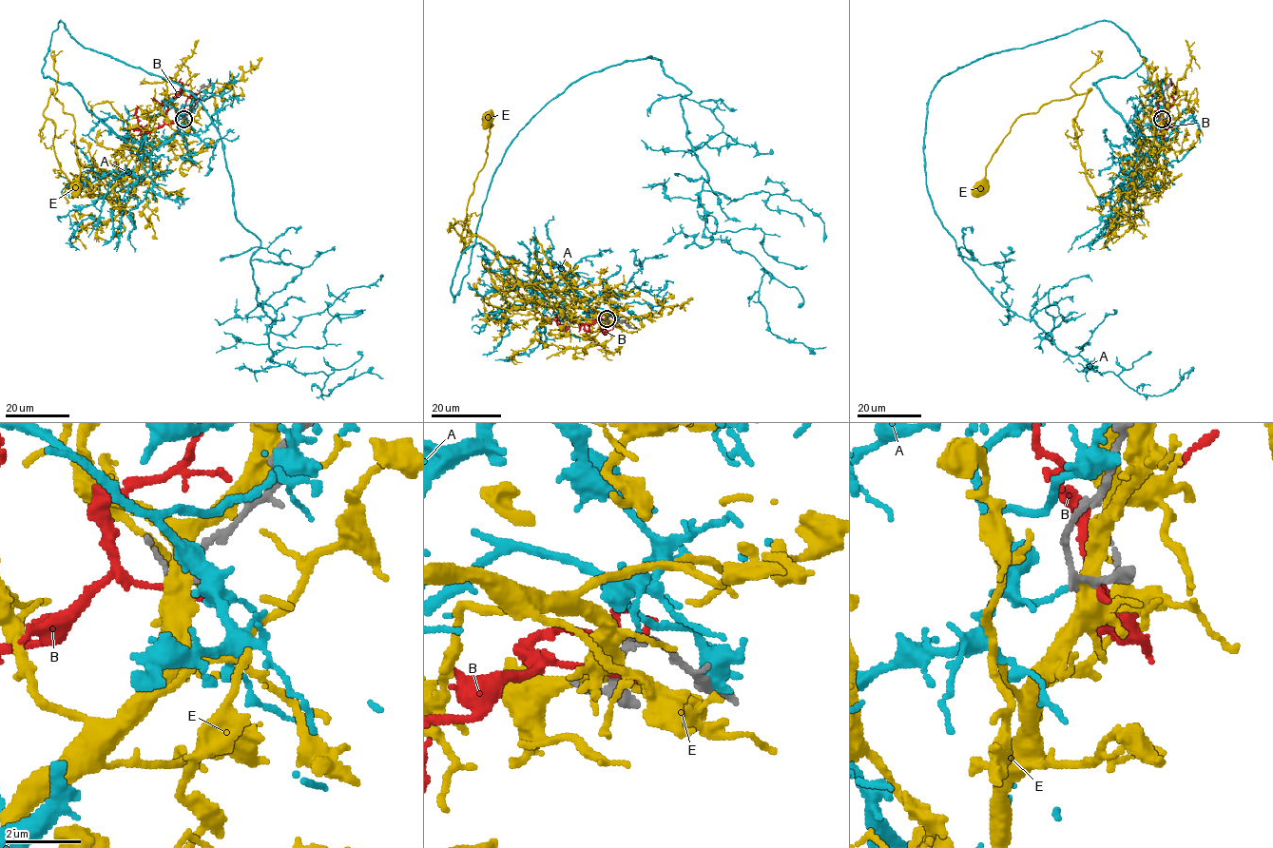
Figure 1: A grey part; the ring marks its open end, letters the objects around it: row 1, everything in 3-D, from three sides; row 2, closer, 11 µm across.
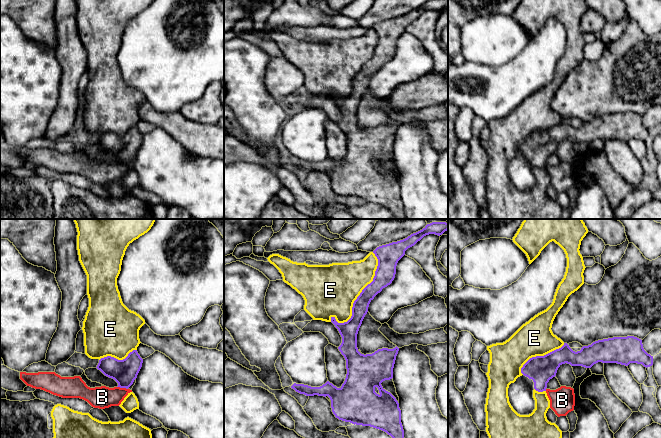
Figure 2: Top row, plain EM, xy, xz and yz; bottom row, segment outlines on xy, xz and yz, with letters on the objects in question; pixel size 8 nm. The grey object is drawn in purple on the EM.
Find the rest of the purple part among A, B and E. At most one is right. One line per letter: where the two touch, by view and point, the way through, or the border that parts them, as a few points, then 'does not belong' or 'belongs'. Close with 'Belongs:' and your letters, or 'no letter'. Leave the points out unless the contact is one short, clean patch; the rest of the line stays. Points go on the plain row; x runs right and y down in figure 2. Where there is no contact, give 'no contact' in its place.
A: no contact | does not belong
B: xy (122, 163) | along xy (117, 162), (127, 165) | does not belong
E: xz (358, 72) | does not belong
Belongs: no letter

